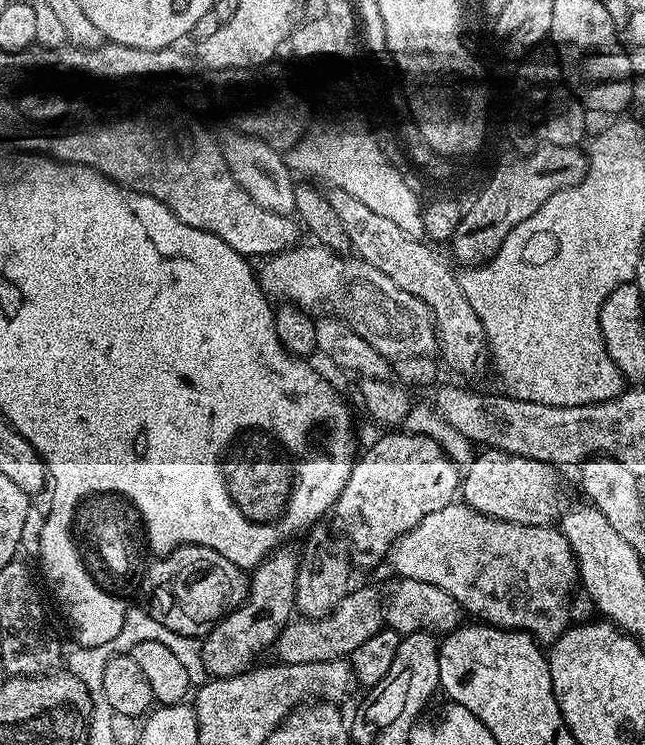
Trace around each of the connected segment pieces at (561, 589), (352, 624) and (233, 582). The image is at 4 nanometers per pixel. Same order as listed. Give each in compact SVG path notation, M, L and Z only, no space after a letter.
M454 502L450 506L442 506L442 510L434 510L434 514L426 514L426 518L414 530L410 530L404 537L397 540L390 553L390 564L396 567L397 573L395 575L397 577L426 582L438 586L438 590L446 590L446 594L450 594L450 598L457 600L465 613L473 612L476 615L473 617L479 618L483 623L491 624L497 628L510 628L517 632L529 632L532 639L537 642L556 641L570 626L572 597L578 588L577 561L567 538L564 537L559 527L546 524L526 526L525 524L506 522L498 518L490 518L463 502Z
M364 588L358 589L357 592L356 589L349 591L344 601L329 616L296 618L289 622L281 630L280 637L276 639L274 645L275 659L281 664L309 664L319 660L338 660L351 657L352 652L358 650L358 646L362 646L362 642L366 642L366 638L370 638L370 634L380 631L385 620L382 600L379 600L374 593L367 592Z
M182 544L176 556L152 570L152 600L146 607L162 626L178 634L203 638L223 618L229 616L248 598L250 576L245 569L234 566L230 558L222 558L210 546Z

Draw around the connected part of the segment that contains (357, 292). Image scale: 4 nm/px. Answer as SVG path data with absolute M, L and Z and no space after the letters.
M308 242L290 248L277 256L269 256L258 268L260 288L269 298L281 296L281 301L305 309L320 308L329 304L331 311L343 320L374 350L383 356L432 356L437 351L436 325L432 312L414 294L406 294L382 270L348 254L331 252L321 244Z

